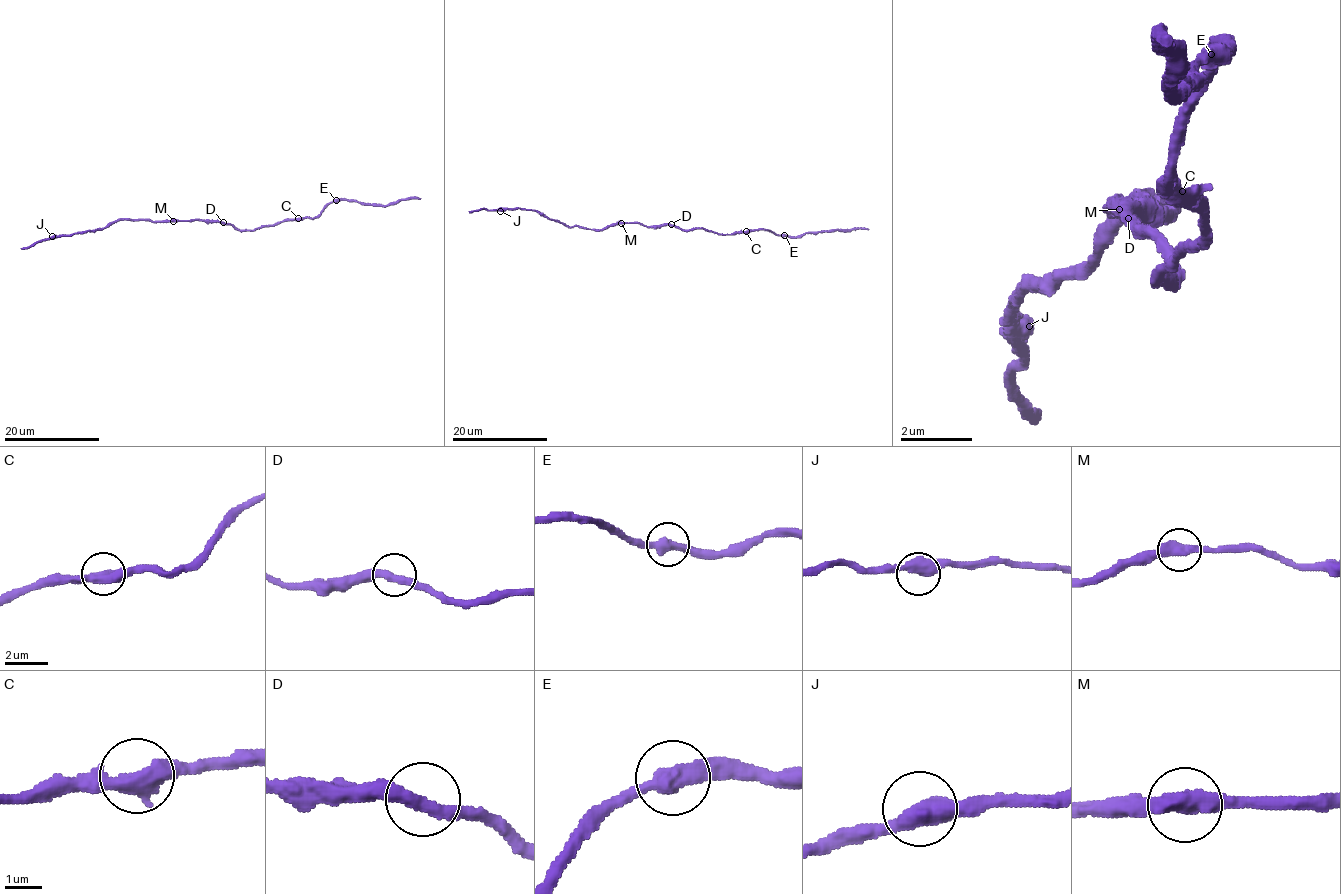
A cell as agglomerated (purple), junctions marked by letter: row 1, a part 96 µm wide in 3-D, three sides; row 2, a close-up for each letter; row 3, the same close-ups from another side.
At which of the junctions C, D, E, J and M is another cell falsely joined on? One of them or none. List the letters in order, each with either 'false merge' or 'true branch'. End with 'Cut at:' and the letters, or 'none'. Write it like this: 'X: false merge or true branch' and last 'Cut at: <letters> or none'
C: true branch
D: true branch
E: true branch
J: true branch
M: true branch
Cut at: none

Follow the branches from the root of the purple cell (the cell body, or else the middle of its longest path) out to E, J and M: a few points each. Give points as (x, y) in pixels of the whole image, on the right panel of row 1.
E: (1137, 227), (1173, 263), (1164, 281), (1200, 236), (1200, 218), (1173, 191), (1173, 128), (1200, 92), (1209, 56)
J: (1137, 227), (1146, 200), (1119, 209), (1164, 200), (1038, 281), (1011, 308), (1029, 326)
M: (1137, 227), (1128, 218), (1146, 200), (1137, 200), (1128, 209), (1119, 209)

